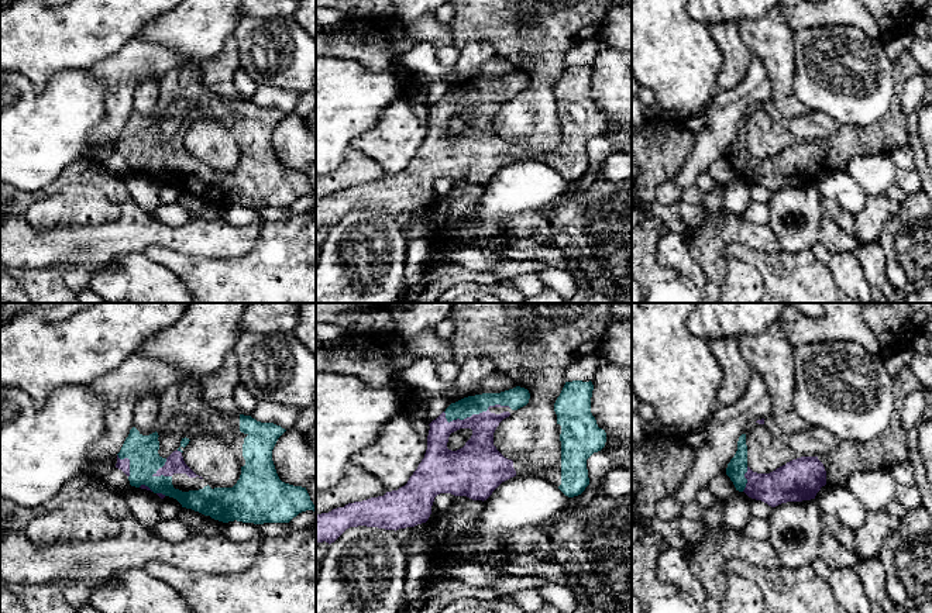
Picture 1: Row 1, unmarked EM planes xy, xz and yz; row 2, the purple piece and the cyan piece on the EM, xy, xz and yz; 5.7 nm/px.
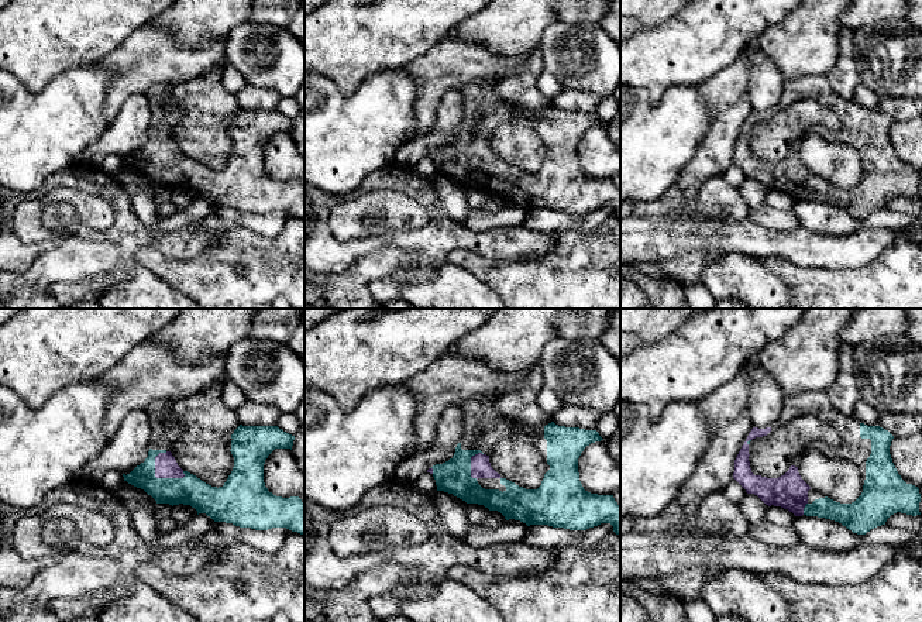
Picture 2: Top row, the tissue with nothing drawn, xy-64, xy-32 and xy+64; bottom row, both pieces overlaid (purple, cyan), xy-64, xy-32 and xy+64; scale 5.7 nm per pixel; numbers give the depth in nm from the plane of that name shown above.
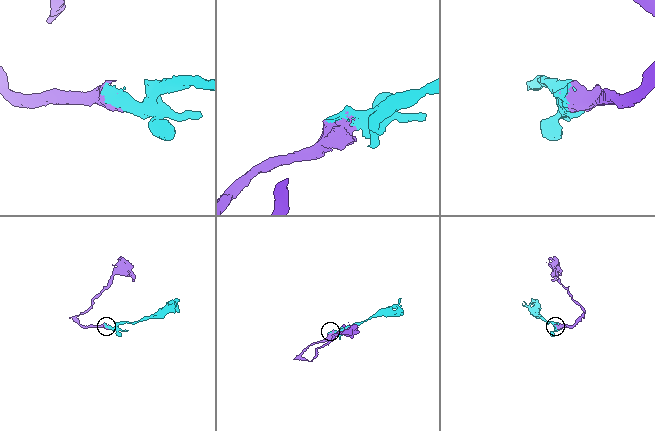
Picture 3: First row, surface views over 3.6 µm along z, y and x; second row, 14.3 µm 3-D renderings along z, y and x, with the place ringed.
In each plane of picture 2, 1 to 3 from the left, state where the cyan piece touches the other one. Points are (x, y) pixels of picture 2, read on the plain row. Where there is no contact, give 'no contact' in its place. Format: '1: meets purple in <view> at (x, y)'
1: meets purple in xy-64 at (161, 161)
2: meets purple in xy-32 at (471, 148)
3: meets purple in xy+64 at (804, 191)

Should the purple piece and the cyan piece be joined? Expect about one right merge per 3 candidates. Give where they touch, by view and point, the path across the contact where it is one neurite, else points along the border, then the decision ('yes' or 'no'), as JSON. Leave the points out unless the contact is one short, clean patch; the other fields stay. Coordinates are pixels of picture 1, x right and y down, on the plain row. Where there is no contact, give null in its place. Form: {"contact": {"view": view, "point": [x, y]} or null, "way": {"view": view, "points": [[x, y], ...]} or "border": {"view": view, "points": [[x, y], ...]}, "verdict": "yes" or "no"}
{"contact": {"view": "xz", "point": [474, 99]}, "verdict": "yes"}

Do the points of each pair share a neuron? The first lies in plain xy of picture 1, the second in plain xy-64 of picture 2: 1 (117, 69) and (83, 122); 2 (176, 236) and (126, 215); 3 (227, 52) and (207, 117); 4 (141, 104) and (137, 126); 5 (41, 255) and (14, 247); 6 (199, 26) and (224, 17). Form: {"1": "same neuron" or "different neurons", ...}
{"1": "different neurons", "2": "same neuron", "3": "same neuron", "4": "same neuron", "5": "same neuron", "6": "same neuron"}

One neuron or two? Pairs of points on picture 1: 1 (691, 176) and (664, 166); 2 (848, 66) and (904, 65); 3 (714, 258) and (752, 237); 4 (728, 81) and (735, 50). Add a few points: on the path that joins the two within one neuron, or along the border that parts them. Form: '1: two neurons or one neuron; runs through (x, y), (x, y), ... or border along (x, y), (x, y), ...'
1: two neurons; border along (694, 141), (685, 164), (663, 181), (654, 193)
2: two neurons; border along (891, 62), (894, 97)
3: one neuron; runs through (715, 247), (726, 236), (740, 236)
4: one neuron; runs through (731, 73), (735, 68), (735, 57)

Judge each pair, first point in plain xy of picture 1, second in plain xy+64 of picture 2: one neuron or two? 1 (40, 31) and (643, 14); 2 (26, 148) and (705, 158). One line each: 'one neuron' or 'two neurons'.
1: two neurons
2: two neurons

